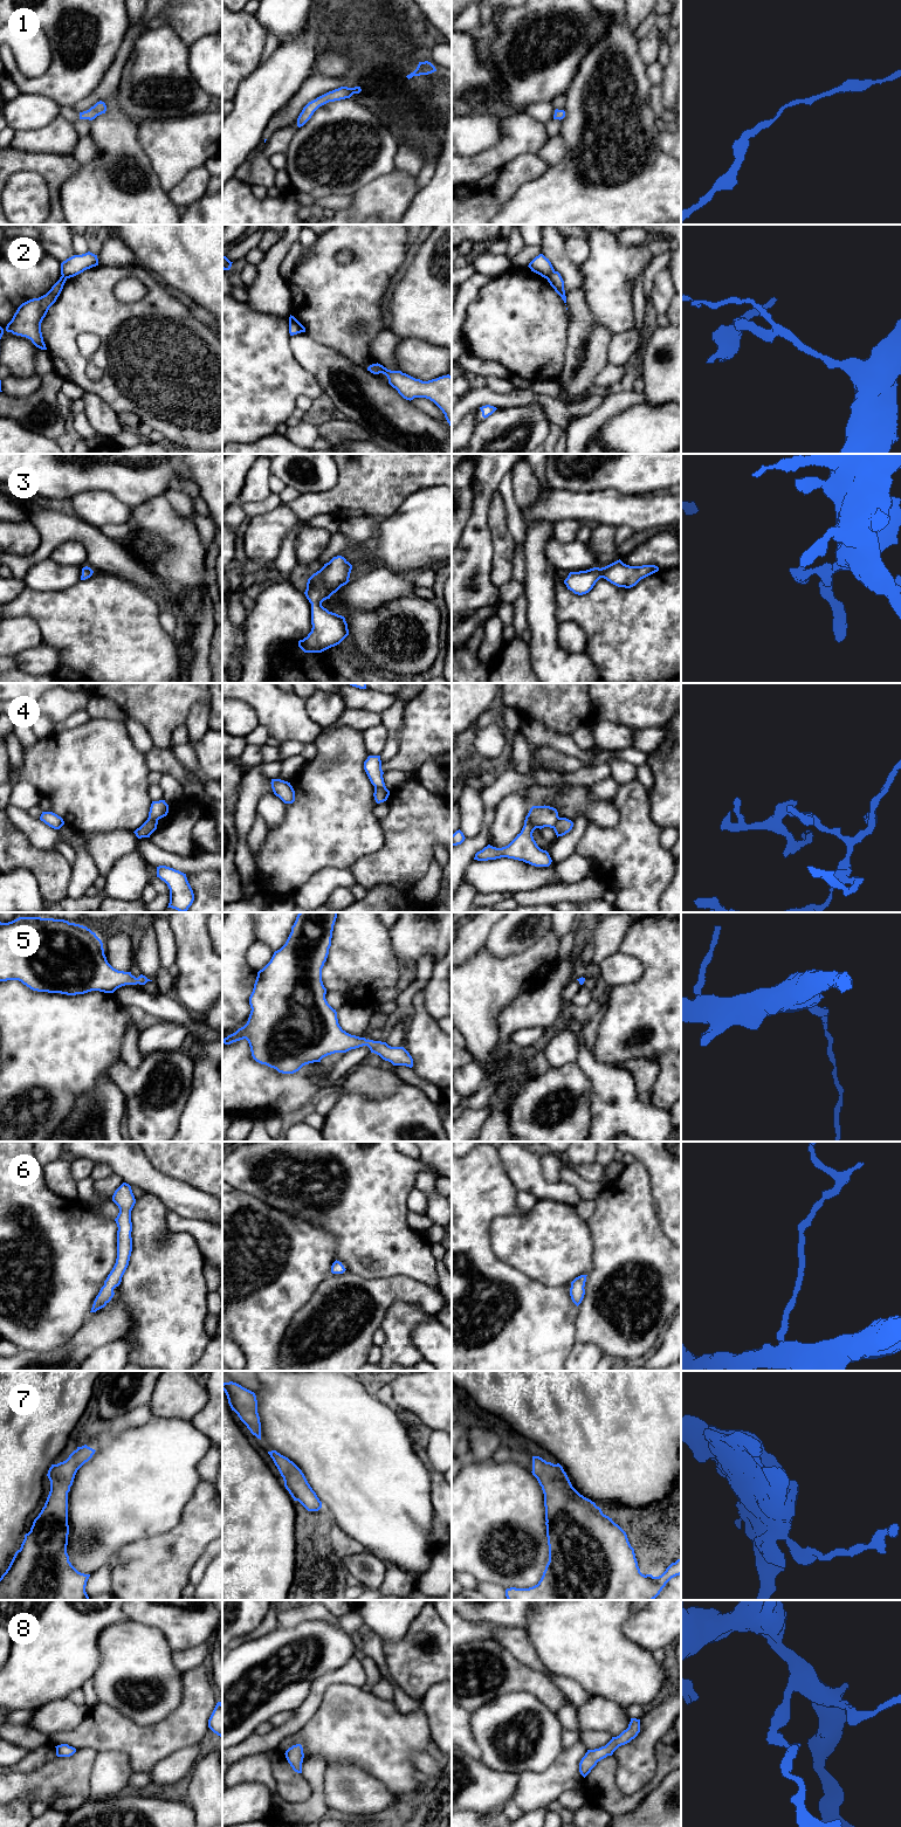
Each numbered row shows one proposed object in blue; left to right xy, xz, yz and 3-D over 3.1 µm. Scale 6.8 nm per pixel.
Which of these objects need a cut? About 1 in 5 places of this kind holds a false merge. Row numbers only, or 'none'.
2, 4

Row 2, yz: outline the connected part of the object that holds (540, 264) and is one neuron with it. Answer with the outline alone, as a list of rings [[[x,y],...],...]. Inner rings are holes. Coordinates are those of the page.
[[[539,254],[538,256],[536,256],[529,263],[528,267],[531,269],[531,271],[541,275],[544,278],[550,277],[555,273],[555,269],[551,262],[543,254]]]

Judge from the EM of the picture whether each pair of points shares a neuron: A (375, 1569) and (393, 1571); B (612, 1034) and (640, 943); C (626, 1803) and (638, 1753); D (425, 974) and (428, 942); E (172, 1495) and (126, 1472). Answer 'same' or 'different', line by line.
A: different
B: same
C: different
D: different
E: same

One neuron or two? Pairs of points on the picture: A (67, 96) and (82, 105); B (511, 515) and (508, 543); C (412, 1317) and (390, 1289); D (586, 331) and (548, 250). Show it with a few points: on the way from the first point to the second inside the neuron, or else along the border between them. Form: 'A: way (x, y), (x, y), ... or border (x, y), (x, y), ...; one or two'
A: border (98, 85), (90, 95), (80, 100), (73, 107); two
B: border (503, 504), (507, 528), (516, 544); two
C: border (423, 1311), (396, 1301), (389, 1308), (382, 1322); two
D: way (578, 311), (573, 280), (568, 270); one

